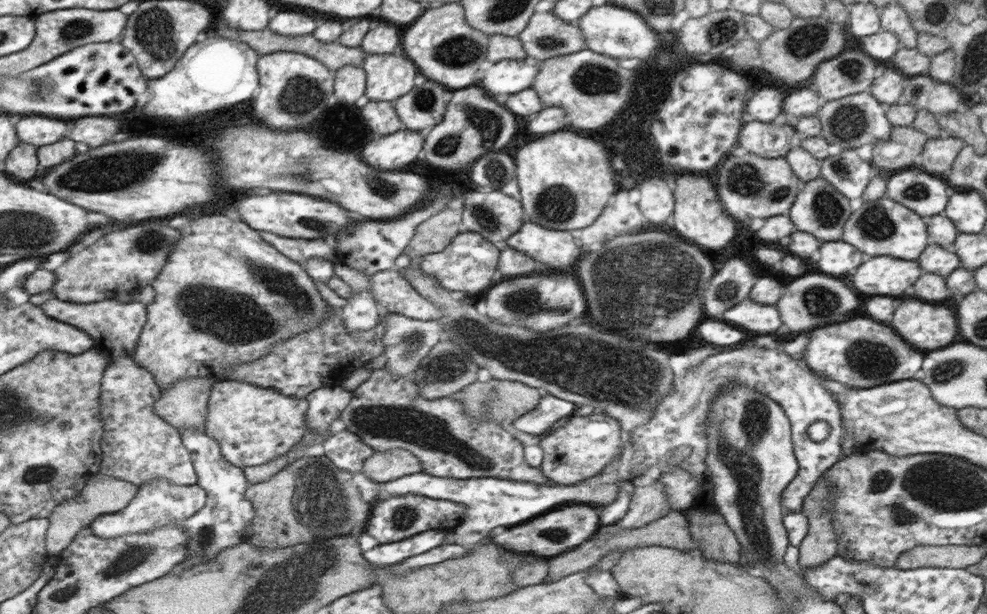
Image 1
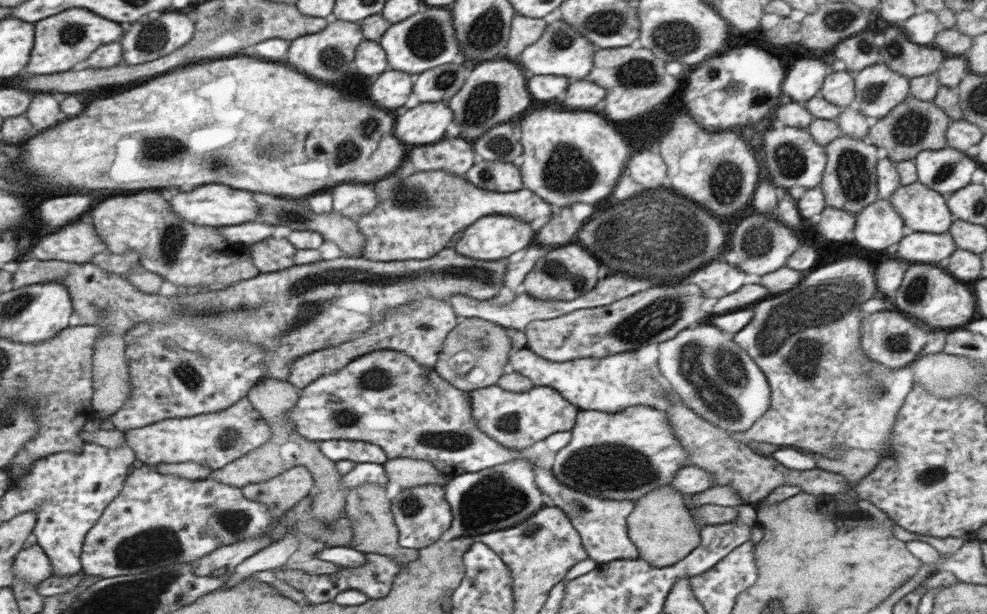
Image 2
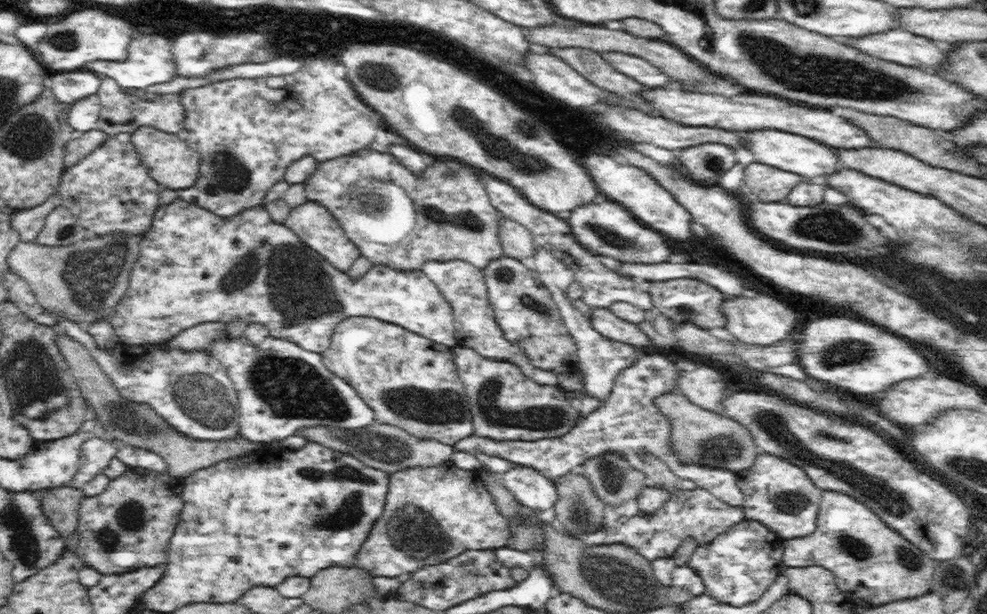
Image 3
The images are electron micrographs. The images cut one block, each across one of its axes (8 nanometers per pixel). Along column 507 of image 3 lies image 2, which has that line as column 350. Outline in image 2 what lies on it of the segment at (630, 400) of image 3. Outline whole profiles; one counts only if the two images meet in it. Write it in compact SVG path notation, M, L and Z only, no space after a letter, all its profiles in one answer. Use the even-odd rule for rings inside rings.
M322 441L320 444L325 457L335 463L349 460L355 463L383 465L388 459L384 450L376 444L361 441Z

